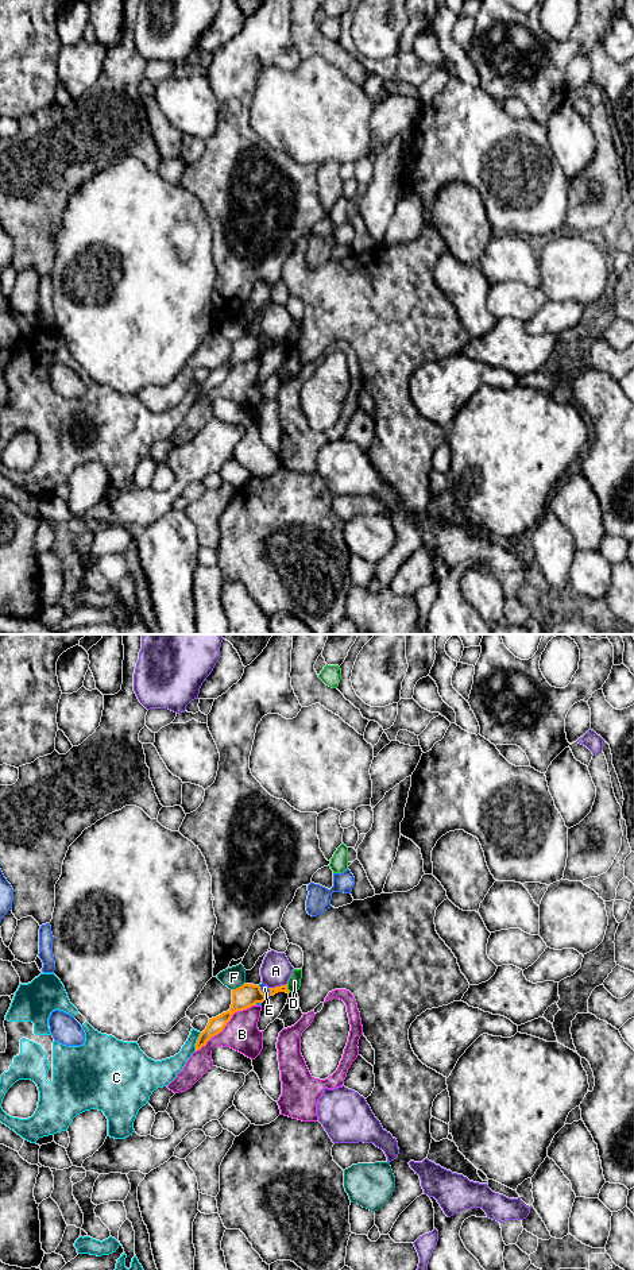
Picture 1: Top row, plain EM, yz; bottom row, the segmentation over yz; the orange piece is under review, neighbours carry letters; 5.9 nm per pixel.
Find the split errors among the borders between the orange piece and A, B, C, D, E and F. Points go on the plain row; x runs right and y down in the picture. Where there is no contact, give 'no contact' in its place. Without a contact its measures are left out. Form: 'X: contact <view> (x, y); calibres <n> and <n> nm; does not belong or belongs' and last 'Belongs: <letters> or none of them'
A: contact yz (277, 339); calibres 50 and 180 nm; does not belong
B: contact yz (225, 377); calibres 140 and 200 nm; does not belong
C: contact yz (197, 394); calibres 100 and 140 nm; does not belong
D: contact yz (286, 340); calibres 50 and 80 nm; does not belong
E: contact yz (262, 344); calibres 140 and 50 nm; does not belong
F: contact yz (239, 339); calibres 140 and 130 nm; does not belong
Belongs: none of them

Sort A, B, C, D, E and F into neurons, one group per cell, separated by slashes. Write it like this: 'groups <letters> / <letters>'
groups A / B / C / D / E / F

